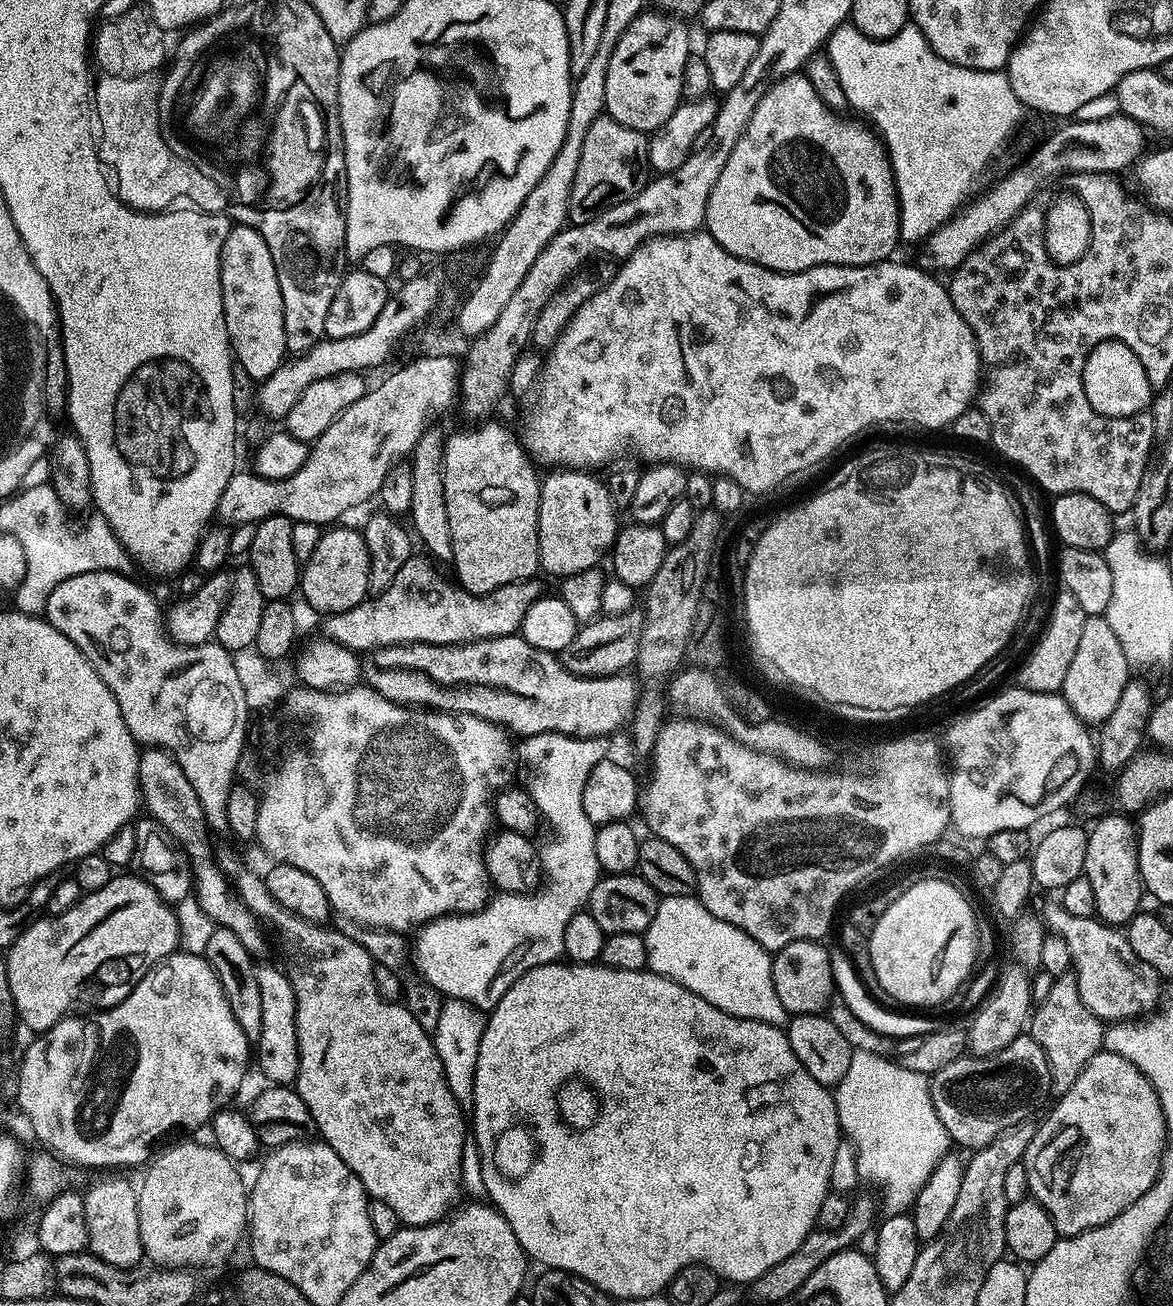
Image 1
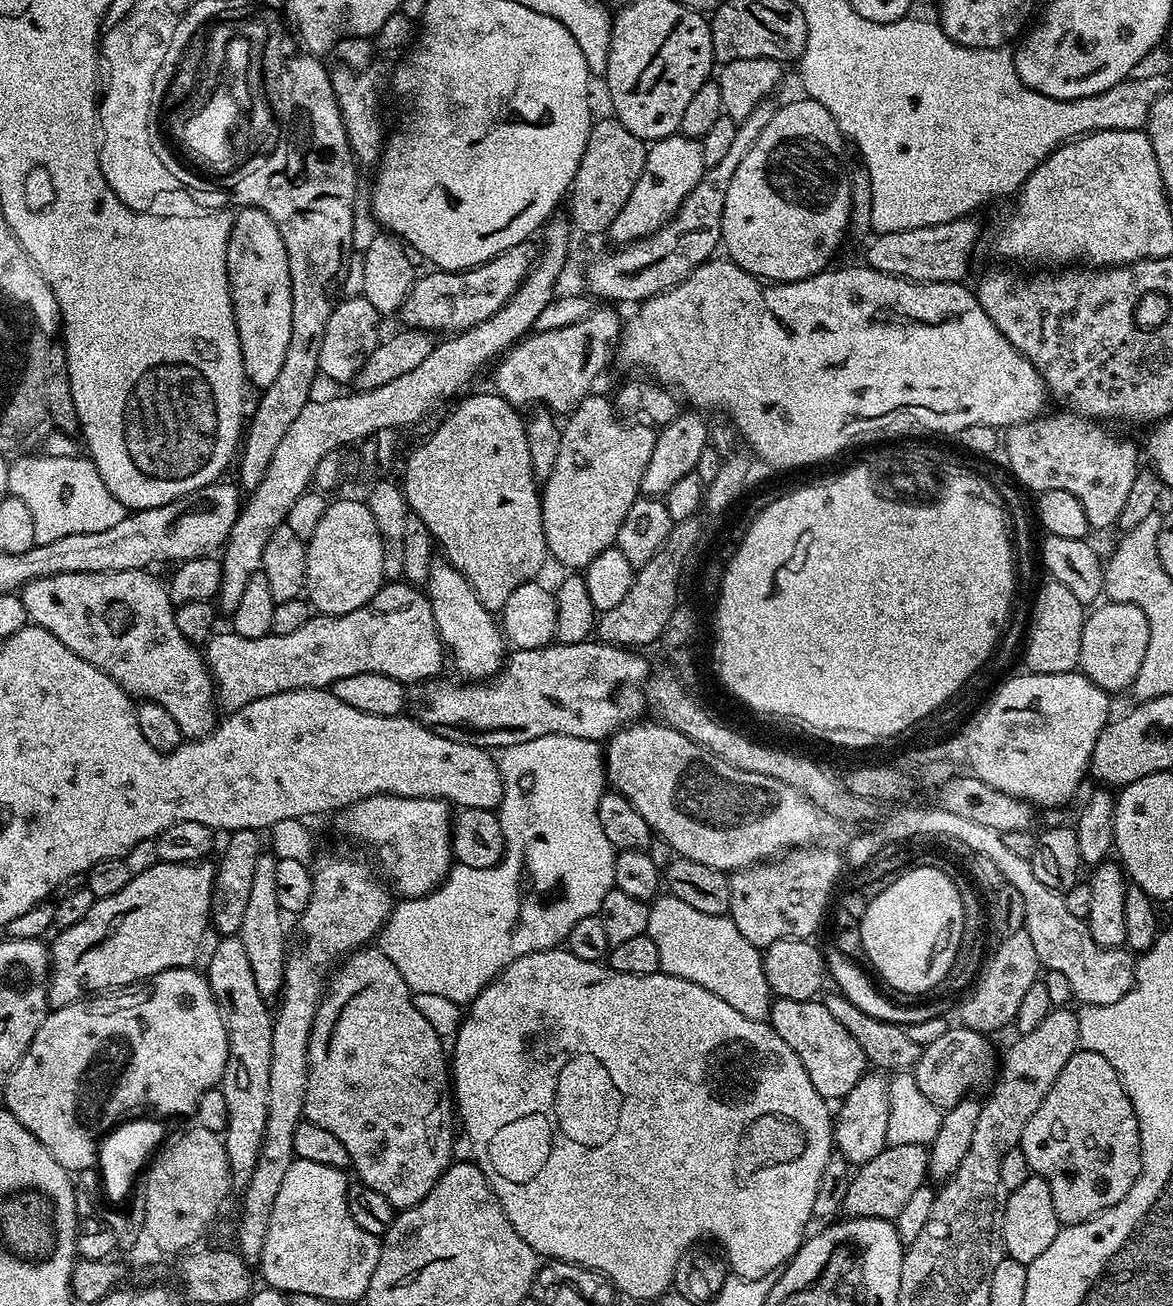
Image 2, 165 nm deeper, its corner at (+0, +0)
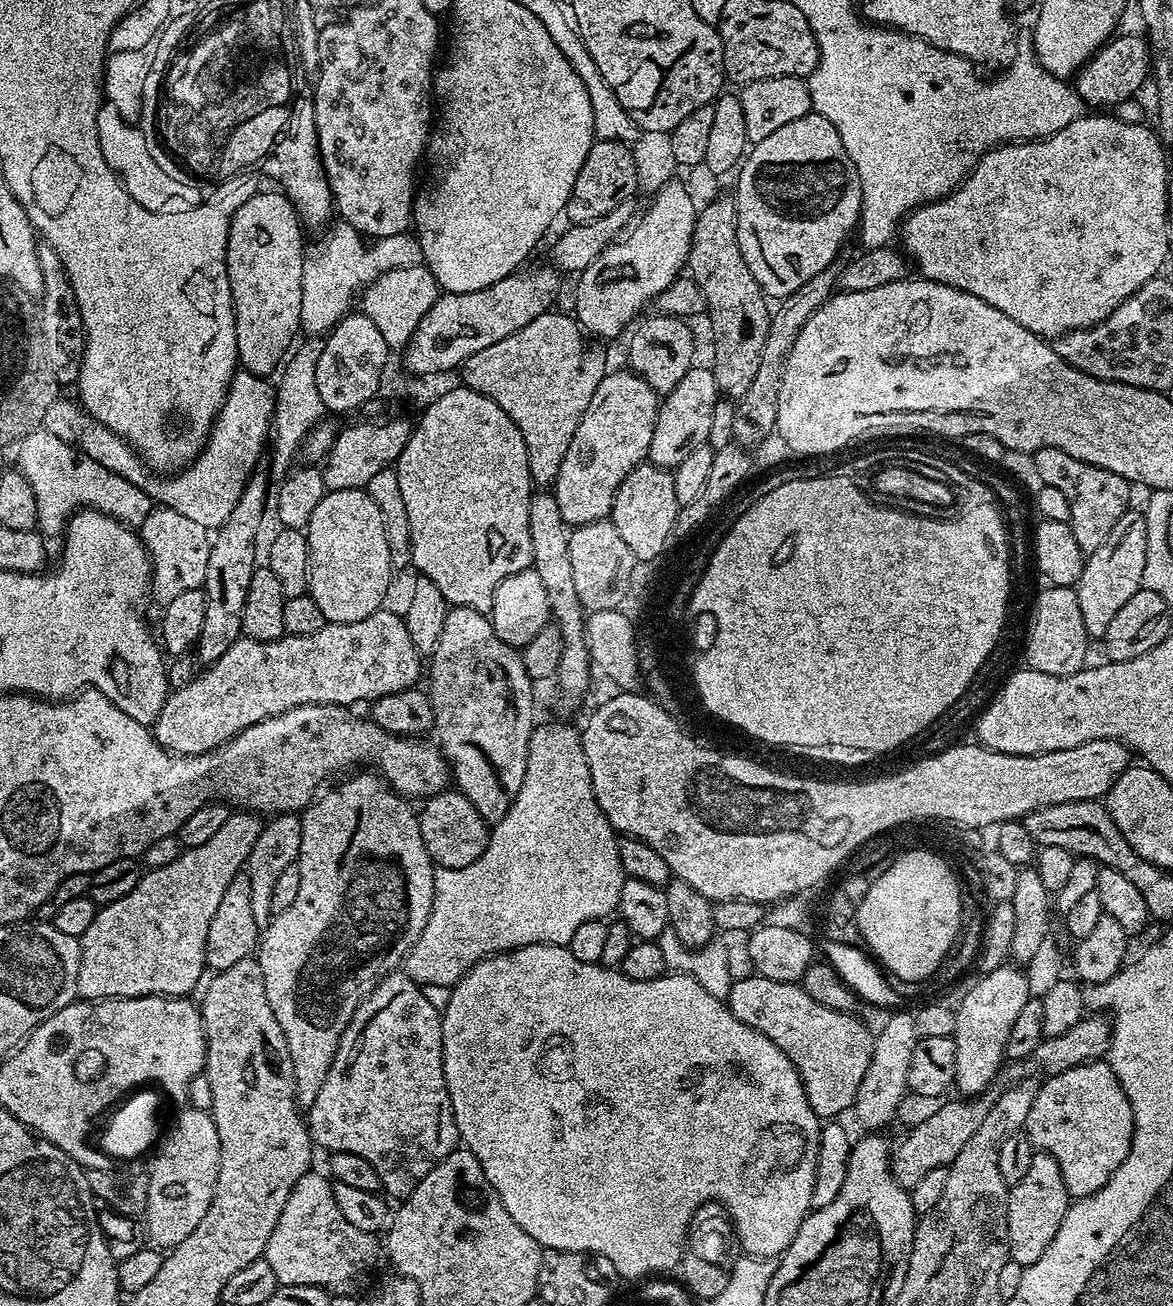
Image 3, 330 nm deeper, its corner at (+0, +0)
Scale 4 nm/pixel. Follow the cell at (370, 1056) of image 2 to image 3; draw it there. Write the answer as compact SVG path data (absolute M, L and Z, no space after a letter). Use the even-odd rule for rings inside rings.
M404 970L392 972L376 983L376 988L360 1003L358 1010L354 1010L354 1018L350 1018L346 1030L340 1035L338 1050L334 1054L334 1062L330 1066L330 1074L326 1074L326 1082L322 1082L322 1090L318 1094L318 1098L314 1098L314 1102L306 1109L308 1132L313 1138L315 1147L317 1149L325 1148L325 1153L328 1154L349 1152L358 1154L358 1158L366 1158L366 1162L370 1162L370 1166L374 1166L378 1178L382 1178L382 1189L389 1197L403 1198L410 1195L418 1186L418 1182L422 1182L422 1178L426 1178L426 1174L430 1174L430 1170L434 1170L434 1166L438 1162L442 1162L442 1158L446 1158L458 1147L460 1140L460 1131L452 1113L450 1094L444 1081L442 1012L430 1006L429 1000L422 994L420 987L421 985L412 980Z

